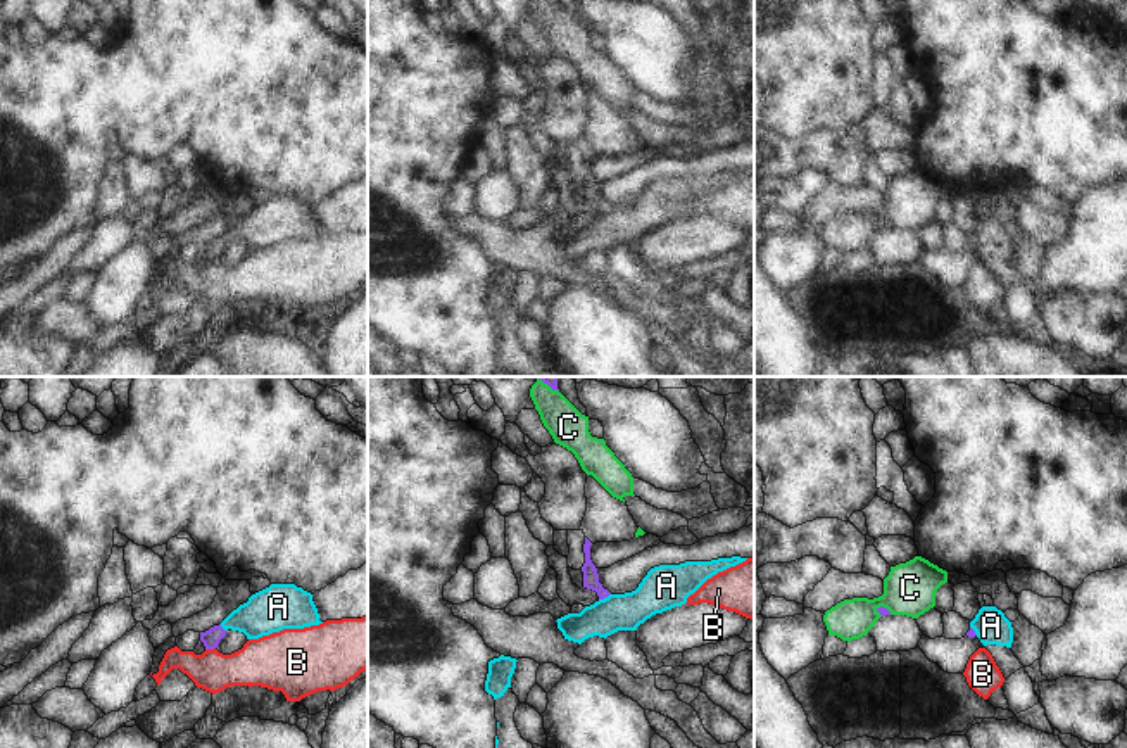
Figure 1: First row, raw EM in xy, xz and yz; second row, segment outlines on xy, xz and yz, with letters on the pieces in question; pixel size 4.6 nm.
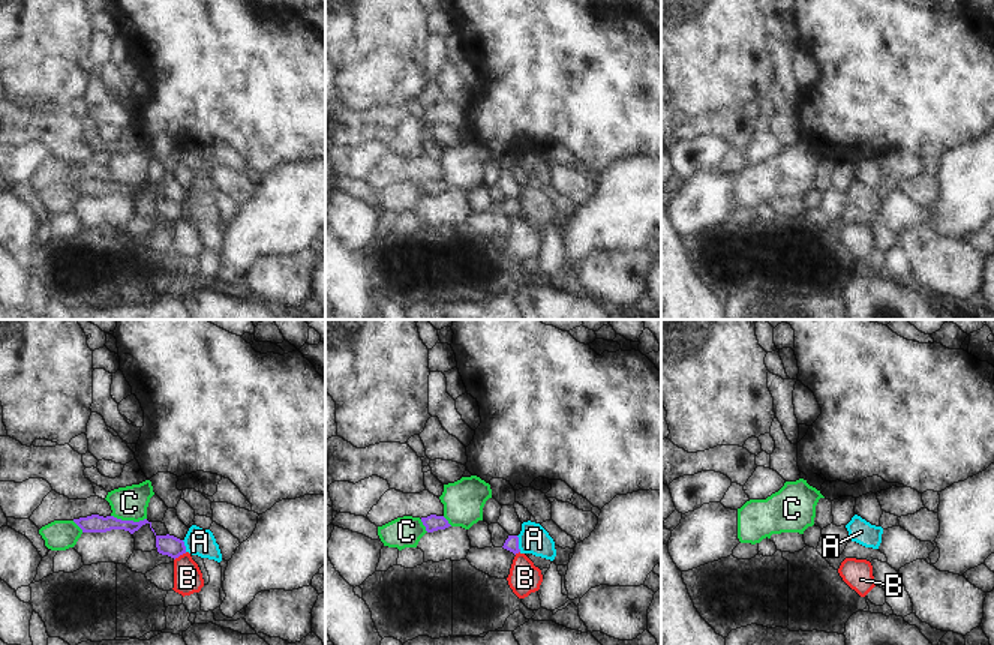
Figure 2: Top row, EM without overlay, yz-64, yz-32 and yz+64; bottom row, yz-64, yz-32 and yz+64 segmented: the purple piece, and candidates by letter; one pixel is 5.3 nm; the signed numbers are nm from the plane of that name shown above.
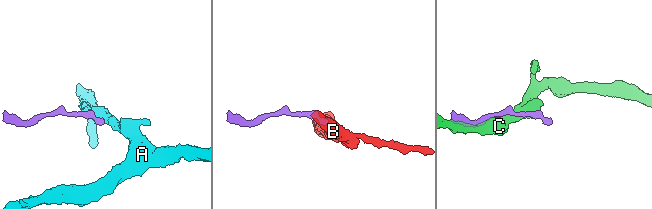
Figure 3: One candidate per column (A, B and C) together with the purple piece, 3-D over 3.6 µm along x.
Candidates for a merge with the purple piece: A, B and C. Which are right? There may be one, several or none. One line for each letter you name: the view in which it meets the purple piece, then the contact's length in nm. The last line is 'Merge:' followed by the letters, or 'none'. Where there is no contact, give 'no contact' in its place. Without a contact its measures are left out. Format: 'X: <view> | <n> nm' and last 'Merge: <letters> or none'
Merge: none

